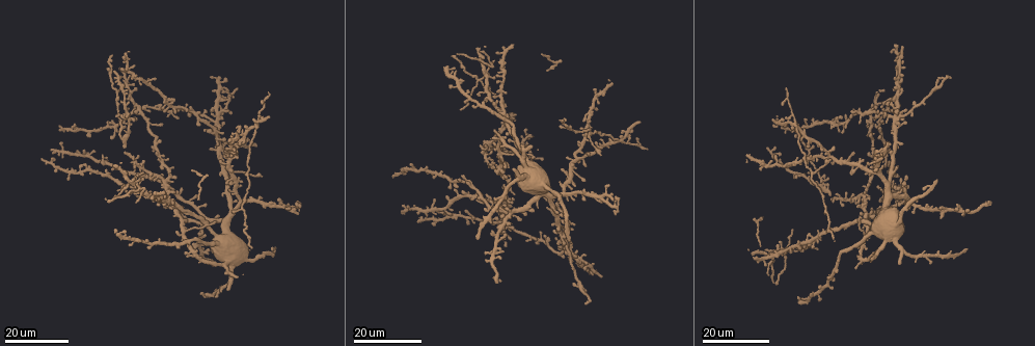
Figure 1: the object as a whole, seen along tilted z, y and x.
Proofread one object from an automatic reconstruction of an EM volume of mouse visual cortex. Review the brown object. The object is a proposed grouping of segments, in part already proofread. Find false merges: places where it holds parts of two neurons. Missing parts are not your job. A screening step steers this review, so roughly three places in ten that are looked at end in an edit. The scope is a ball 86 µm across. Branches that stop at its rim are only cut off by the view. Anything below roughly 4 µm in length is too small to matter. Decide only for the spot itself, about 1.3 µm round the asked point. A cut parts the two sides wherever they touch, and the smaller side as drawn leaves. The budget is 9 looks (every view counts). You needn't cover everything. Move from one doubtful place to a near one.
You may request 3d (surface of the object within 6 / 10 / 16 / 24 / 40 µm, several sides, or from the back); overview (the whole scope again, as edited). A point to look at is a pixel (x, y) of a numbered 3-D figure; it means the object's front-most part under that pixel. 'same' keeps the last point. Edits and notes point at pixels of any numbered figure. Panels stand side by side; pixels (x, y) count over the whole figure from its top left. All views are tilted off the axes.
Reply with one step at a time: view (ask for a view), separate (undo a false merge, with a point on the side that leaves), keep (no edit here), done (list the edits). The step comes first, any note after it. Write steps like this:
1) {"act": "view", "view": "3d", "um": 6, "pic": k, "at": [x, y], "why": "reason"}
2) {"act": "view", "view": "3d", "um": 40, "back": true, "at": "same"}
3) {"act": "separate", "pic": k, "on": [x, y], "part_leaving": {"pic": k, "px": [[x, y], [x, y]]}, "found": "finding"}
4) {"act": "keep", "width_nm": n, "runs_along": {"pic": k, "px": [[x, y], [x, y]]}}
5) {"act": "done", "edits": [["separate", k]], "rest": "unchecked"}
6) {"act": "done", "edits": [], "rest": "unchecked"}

{"act": "view", "view": "3d", "um": 16, "pic": 1, "at": [165, 180]}

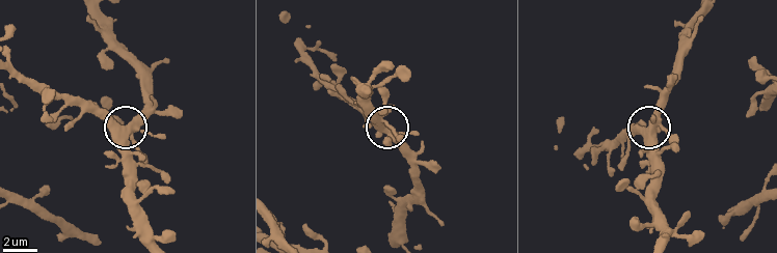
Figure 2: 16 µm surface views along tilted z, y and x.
{"act": "view", "view": "3d", "um": 6, "pic": 2, "at": [648, 129]}

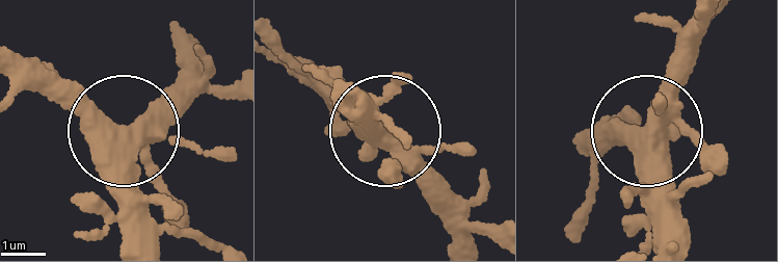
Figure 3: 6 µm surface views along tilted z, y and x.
{"act": "keep", "arms": 4, "runs_along": {"pic": 3, "px": [[149, 240], [130, 136], [230, 82]]}, "found": "continuous, no second neuron"}

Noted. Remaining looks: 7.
{"act": "view", "view": "3d", "um": 16, "pic": 1, "at": [122, 137]}

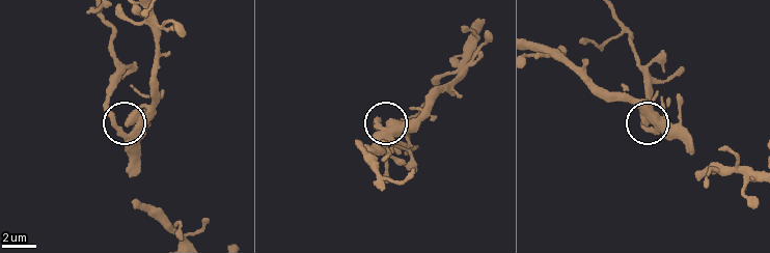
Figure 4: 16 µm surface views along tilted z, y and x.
{"act": "view", "view": "3d", "um": 6, "pic": 4, "at": [652, 128]}

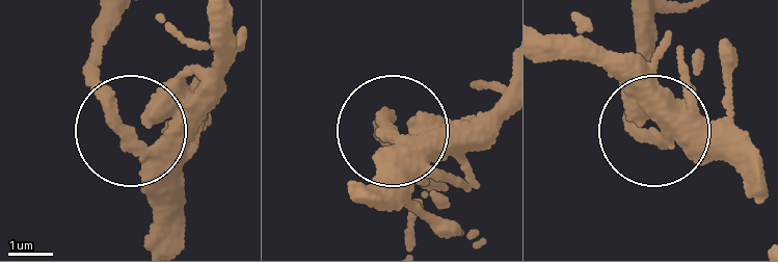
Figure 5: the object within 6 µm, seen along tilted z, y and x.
{"act": "separate", "pic": 5, "on": [102, 86], "found": "two neurons meet here"}

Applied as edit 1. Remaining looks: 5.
{"act": "view", "view": "overview"}

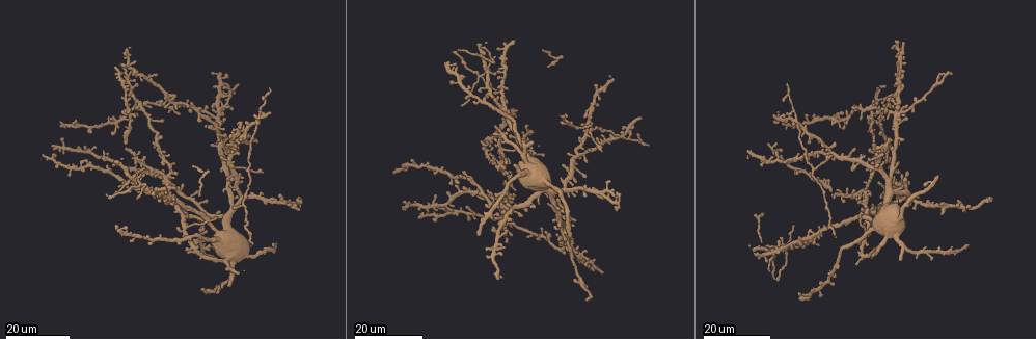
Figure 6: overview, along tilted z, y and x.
{"act": "view", "view": "3d", "um": 24, "pic": 6, "at": [846, 156], "why": "three-way junction"}

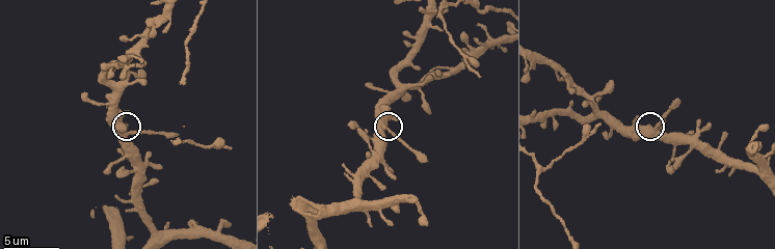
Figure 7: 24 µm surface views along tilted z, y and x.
{"act": "view", "view": "3d", "um": 6, "pic": 7, "at": [384, 127], "why": "closer look"}

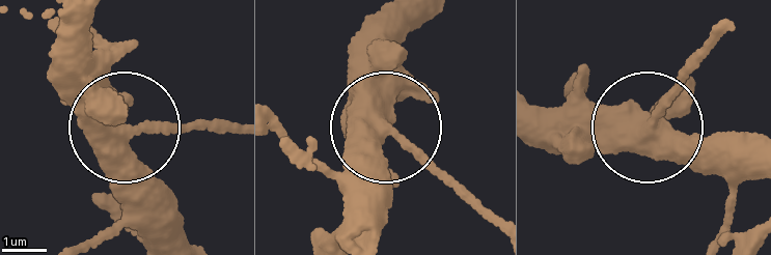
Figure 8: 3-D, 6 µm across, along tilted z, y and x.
{"act": "keep", "width_nm": 330, "runs_along": {"pic": 8, "px": [[751, 175], [699, 164], [657, 123], [695, 68]]}, "found": "continuous, no second neuron"}

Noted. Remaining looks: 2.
{"act": "view", "view": "3d", "um": 24, "pic": 6, "at": [284, 202], "why": "four or more arms meet"}

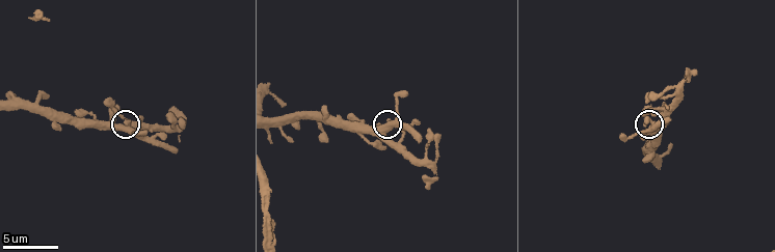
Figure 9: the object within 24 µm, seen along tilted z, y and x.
{"act": "view", "view": "3d", "um": 10, "pic": 9, "at": [127, 128]}

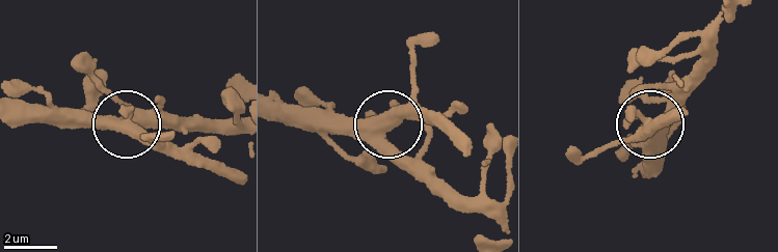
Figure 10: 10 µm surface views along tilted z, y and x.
{"act": "keep", "runs_along": {"pic": 10, "px": [[17, 104], [138, 123], [176, 151]]}, "found": "all the same neuron"}

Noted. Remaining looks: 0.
{"act": "done", "edits": [["separate", 5]], "rest": "unchecked"}

